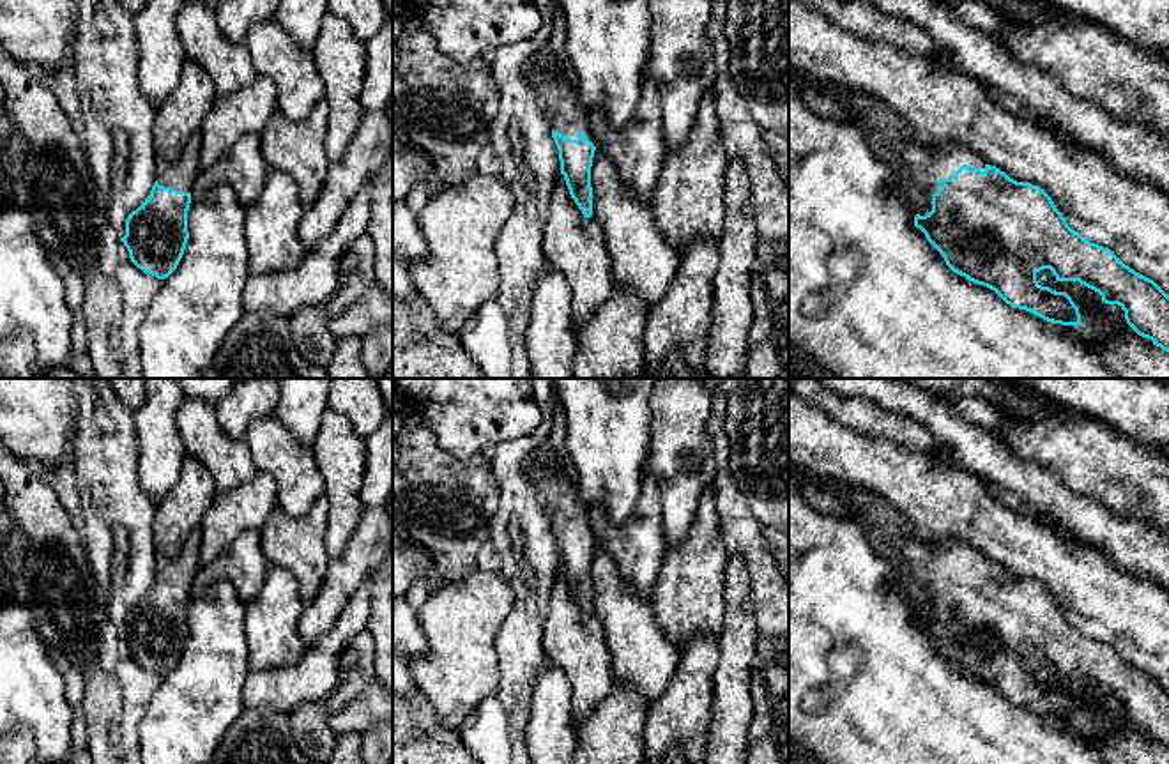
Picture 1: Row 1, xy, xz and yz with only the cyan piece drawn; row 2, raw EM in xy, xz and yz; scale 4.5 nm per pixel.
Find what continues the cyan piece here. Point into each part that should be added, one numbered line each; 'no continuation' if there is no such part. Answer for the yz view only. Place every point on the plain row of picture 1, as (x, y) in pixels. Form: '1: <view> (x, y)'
1: yz (890, 534)

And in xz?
1: xz (549, 467)

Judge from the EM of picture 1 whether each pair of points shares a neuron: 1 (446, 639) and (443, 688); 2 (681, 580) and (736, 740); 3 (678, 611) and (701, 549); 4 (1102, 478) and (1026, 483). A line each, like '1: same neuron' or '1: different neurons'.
1: same neuron
2: different neurons
3: same neuron
4: different neurons

